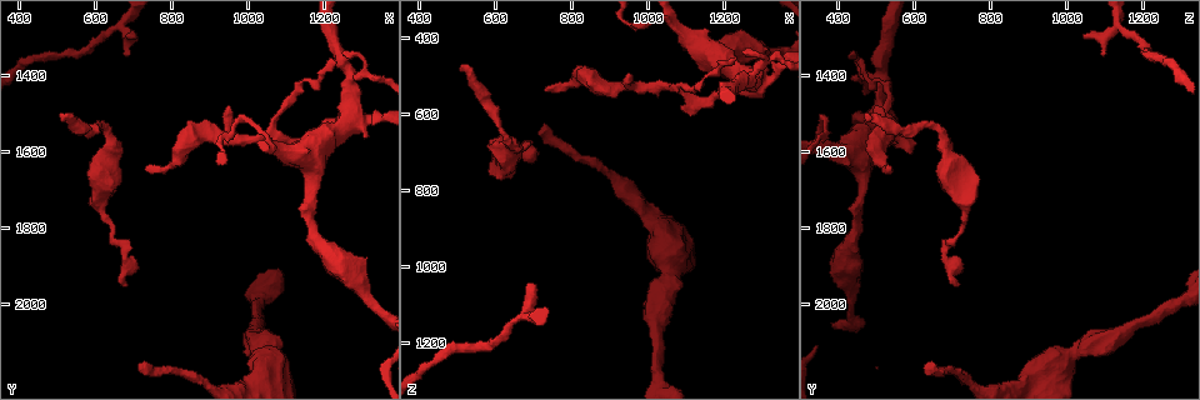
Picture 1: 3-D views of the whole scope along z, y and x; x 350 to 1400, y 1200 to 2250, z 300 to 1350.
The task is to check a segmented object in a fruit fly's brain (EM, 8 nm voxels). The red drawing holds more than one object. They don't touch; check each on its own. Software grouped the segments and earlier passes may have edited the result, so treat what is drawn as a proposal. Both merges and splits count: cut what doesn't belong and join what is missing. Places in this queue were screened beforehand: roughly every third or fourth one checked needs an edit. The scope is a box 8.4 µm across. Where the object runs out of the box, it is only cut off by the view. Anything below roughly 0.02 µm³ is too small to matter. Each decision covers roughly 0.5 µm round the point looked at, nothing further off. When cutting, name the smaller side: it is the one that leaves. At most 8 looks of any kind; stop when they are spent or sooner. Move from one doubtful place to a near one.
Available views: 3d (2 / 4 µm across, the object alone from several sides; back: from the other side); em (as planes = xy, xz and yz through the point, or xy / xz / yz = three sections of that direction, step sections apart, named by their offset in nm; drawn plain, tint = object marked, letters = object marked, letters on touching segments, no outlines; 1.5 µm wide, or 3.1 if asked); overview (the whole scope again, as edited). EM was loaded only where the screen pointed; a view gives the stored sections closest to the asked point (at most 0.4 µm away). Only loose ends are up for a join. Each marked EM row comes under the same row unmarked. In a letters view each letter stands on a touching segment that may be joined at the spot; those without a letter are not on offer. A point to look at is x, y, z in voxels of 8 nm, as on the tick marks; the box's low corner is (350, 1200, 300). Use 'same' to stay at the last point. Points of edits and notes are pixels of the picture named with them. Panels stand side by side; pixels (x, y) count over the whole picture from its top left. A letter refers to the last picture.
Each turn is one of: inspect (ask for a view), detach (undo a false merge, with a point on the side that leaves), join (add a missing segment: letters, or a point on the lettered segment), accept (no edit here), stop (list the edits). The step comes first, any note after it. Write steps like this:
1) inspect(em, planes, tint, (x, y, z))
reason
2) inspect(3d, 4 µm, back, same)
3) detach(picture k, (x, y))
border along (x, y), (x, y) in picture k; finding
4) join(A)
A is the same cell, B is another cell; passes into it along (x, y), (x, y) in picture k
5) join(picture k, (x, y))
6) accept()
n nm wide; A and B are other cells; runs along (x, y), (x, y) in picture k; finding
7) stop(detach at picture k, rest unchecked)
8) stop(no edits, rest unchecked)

inspect(em, xz, step 8, tint, (715, 2150, 655))
end of a long branch

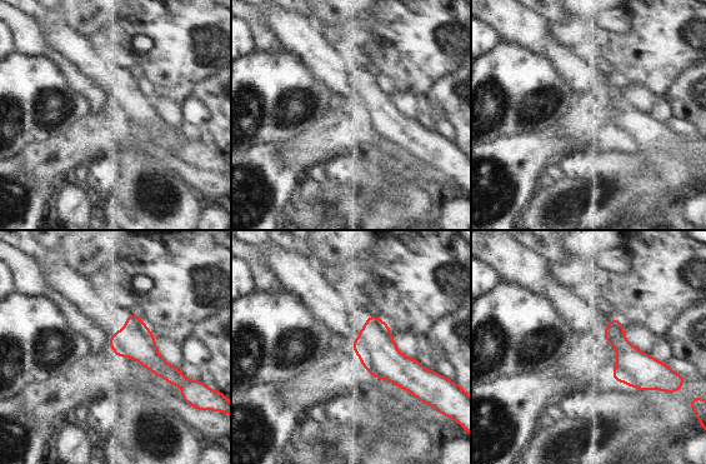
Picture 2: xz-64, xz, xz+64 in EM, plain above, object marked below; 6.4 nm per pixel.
inspect(em, planes, letters, same)

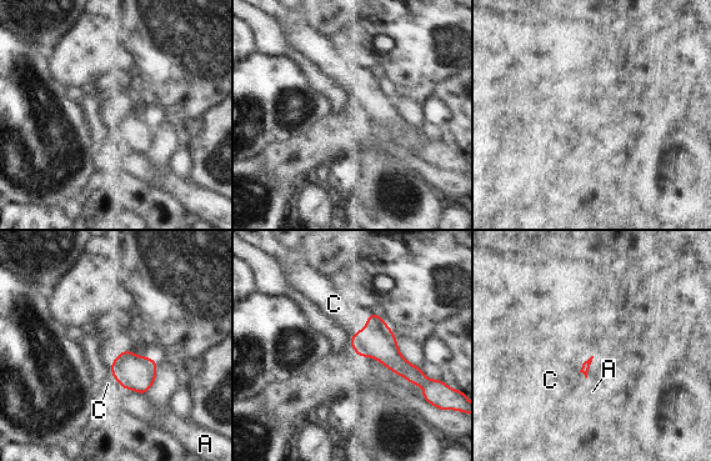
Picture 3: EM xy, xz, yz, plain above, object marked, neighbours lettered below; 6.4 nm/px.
join(C)
C is the same cell, A is another cell; passes into it along (135, 372), (115, 377), (108, 384) in picture 3; the cell continues

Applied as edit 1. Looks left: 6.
inspect(3d, 4 µm, back, (955, 1475, 510))
branch stops here

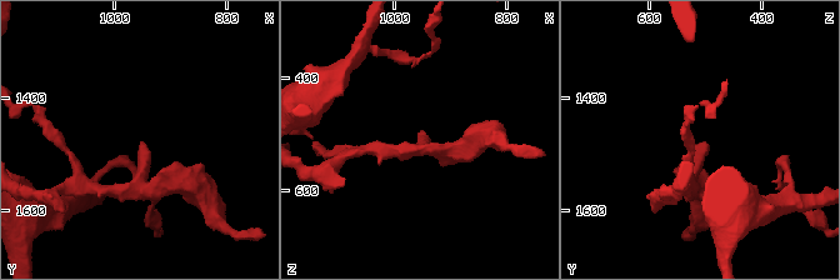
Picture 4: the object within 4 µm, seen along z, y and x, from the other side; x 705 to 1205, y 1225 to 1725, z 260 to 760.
inspect(em, yz, step 8, letters, (955, 1480, 505))
now the EM

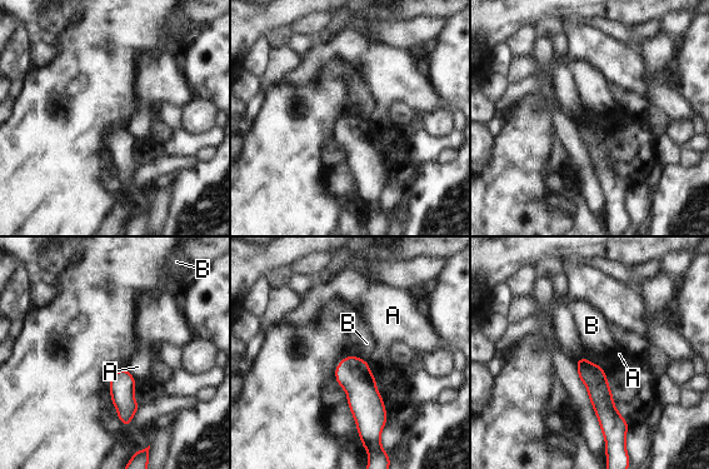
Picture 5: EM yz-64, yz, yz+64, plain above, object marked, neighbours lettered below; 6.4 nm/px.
accept()
A and B are other cells; border along (355, 355), (368, 362) in picture 5; no lettered segment goes on from it

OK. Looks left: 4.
inspect(em, xz, step 4, letters, (510, 1500, 475))
free end

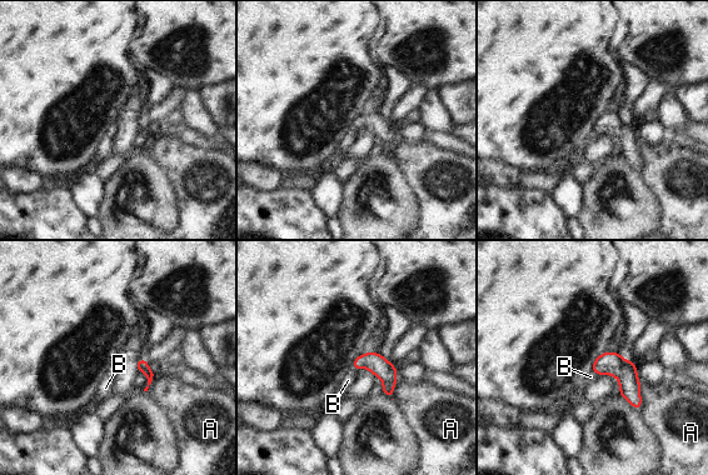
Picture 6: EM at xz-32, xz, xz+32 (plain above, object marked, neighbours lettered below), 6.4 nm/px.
inspect(em, planes, letters, same)

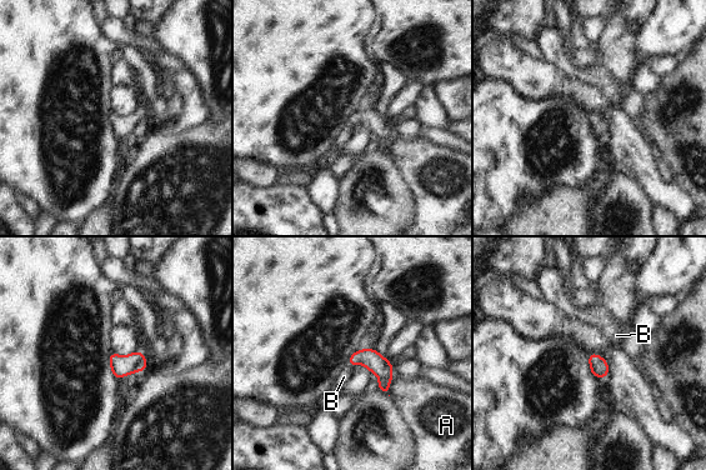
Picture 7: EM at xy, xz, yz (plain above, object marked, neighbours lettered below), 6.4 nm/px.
join(B)
B is the same cell, A is another cell; passes into it along (375, 363), (350, 364), (344, 376) in picture 7; it goes on there

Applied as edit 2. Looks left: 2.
stop(join at picture 3, join at picture 7, rest unchecked)

